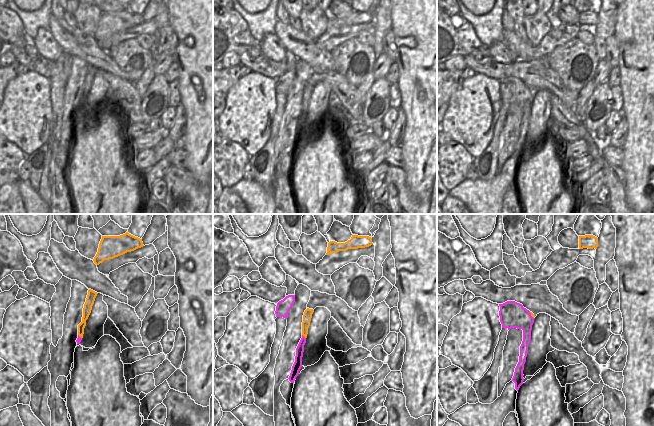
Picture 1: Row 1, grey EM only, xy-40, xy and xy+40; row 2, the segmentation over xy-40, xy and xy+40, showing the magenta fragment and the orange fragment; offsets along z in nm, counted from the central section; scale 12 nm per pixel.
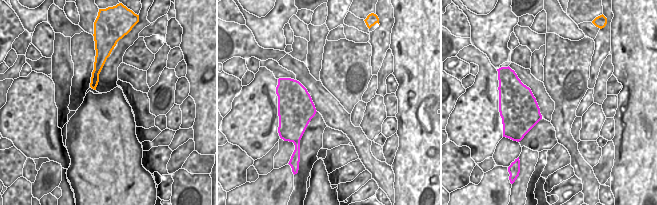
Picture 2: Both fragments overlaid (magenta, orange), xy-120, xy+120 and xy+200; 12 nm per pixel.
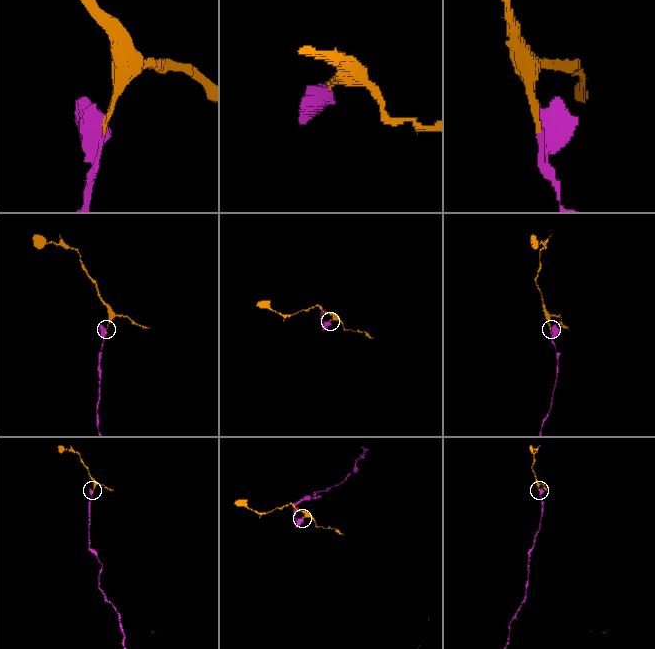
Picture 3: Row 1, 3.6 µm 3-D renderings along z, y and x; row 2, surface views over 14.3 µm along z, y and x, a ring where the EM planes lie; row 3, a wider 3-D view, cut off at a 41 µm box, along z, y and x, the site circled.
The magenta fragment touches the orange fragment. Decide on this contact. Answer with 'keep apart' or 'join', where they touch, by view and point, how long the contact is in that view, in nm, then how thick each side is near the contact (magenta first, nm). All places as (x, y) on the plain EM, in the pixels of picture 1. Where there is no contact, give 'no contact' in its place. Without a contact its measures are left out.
join; meets magenta in xy at (303, 112); contact 70 nm long; 100 nm thick on the magenta side, 110 nm on the other

